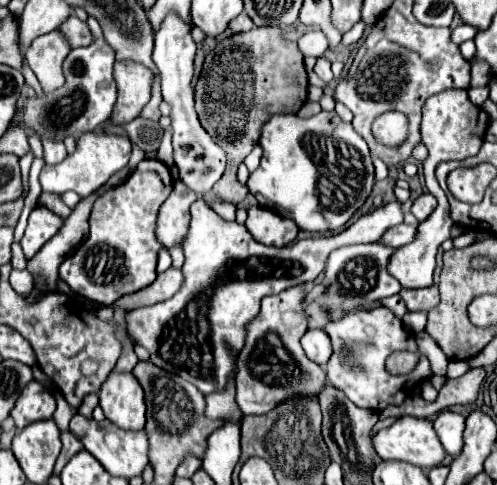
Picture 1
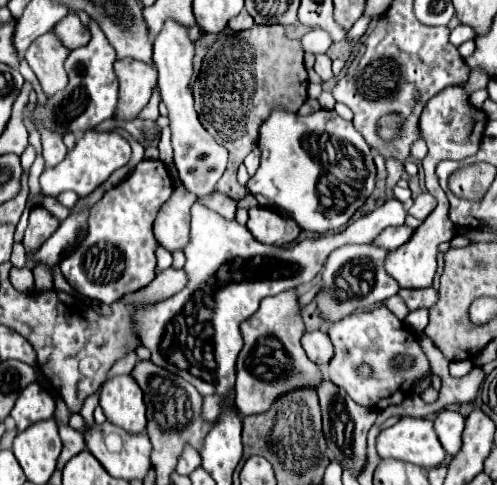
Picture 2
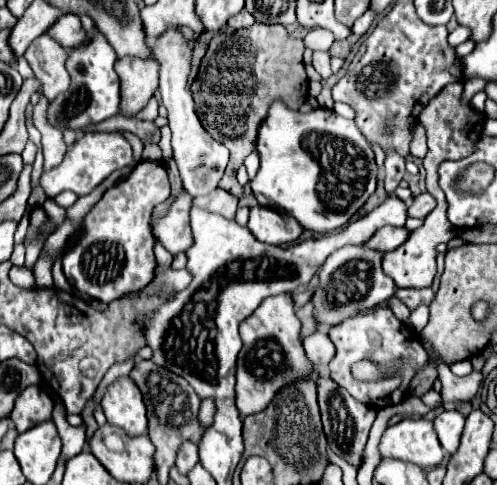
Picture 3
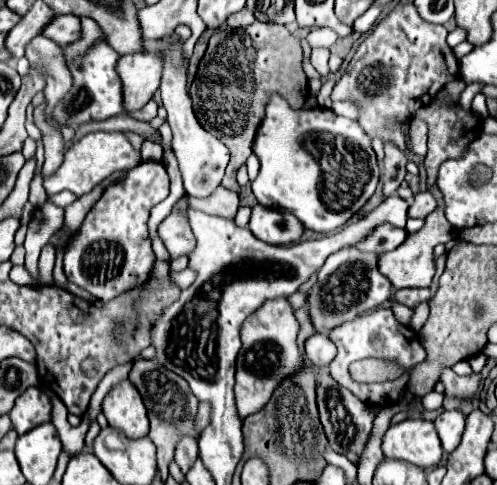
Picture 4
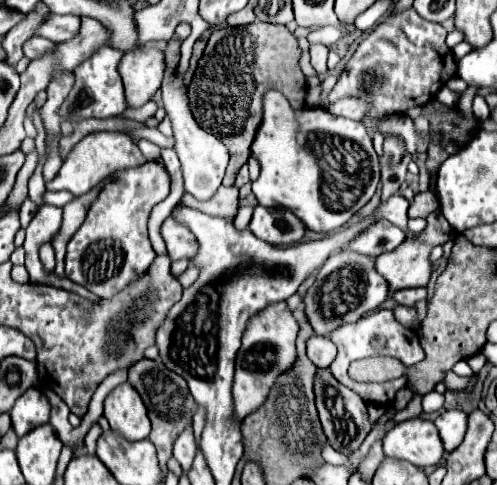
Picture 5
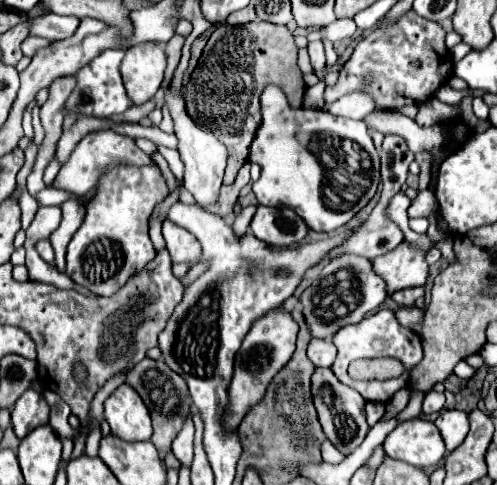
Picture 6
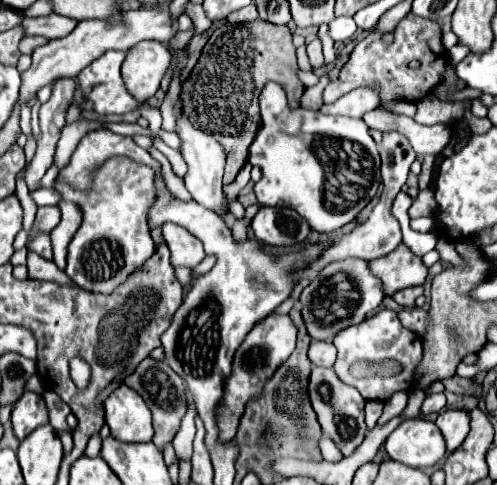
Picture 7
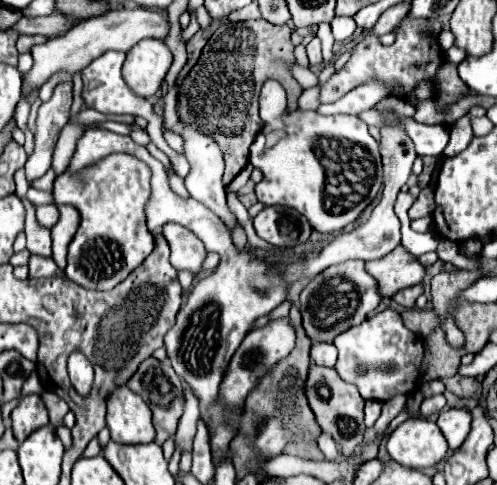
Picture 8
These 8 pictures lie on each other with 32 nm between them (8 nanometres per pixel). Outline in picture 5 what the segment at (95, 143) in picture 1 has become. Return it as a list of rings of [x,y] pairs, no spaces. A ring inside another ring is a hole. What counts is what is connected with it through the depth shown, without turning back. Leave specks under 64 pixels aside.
[[[92,132],[92,134],[84,136],[72,148],[72,152],[68,152],[62,168],[50,182],[46,182],[46,188],[54,190],[54,192],[68,190],[74,196],[82,196],[88,190],[92,190],[96,184],[100,184],[104,178],[108,178],[114,172],[114,166],[140,166],[144,162],[146,160],[144,160],[140,148],[132,144],[128,134],[124,134],[124,132]]]

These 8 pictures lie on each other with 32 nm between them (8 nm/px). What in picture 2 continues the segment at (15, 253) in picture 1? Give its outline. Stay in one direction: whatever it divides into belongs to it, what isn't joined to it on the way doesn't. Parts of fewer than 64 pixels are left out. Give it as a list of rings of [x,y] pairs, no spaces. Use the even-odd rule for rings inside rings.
[[[14,243],[10,262],[14,267],[21,268],[26,263],[26,252],[22,243]]]

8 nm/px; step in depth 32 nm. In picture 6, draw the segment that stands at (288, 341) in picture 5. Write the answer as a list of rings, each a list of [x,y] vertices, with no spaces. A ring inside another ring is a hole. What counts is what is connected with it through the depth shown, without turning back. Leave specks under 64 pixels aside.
[[[282,306],[272,308],[272,312],[266,312],[266,316],[252,322],[234,362],[234,376],[230,384],[230,406],[224,416],[224,424],[228,430],[238,428],[246,412],[254,408],[258,402],[262,402],[266,388],[270,386],[274,376],[288,364],[288,360],[292,360],[292,354],[296,350],[296,334],[298,324],[290,316],[290,312],[286,312]]]

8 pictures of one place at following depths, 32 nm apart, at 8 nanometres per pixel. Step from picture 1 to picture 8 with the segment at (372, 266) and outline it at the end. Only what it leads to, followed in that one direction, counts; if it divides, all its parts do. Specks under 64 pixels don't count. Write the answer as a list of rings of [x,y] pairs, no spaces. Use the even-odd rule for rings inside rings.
[[[348,260],[334,264],[320,272],[300,294],[300,312],[304,328],[312,342],[332,342],[340,332],[366,320],[370,312],[380,304],[378,282],[366,272],[364,260]]]

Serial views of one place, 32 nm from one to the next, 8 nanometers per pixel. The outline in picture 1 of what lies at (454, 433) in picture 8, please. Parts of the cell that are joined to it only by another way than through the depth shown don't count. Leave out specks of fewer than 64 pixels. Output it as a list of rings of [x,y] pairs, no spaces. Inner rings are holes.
[[[440,412],[438,418],[434,420],[434,430],[436,430],[444,450],[450,456],[458,456],[462,452],[462,446],[464,446],[464,440],[462,440],[464,416],[460,416],[456,412]]]

